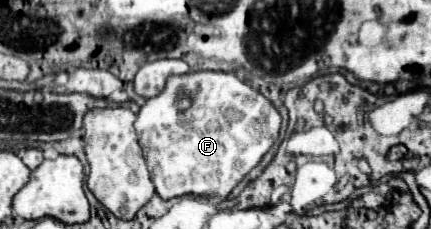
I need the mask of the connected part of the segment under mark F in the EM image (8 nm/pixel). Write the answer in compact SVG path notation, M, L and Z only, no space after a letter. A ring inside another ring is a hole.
M187 72L181 76L171 76L161 94L149 98L135 120L135 130L139 134L139 146L143 150L151 182L155 184L157 194L163 200L195 194L209 196L217 194L227 198L227 194L241 182L241 178L253 170L265 152L275 144L279 136L281 116L275 106L261 96L261 92L253 90L249 84L241 82L231 72ZM187 88L193 90L193 106L187 112L177 108L177 90Z

